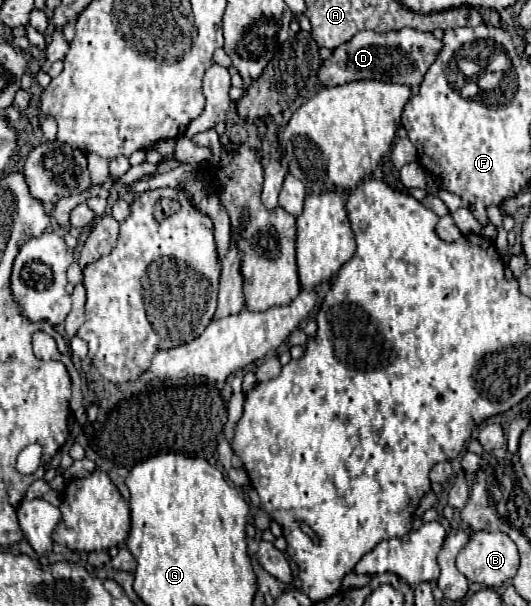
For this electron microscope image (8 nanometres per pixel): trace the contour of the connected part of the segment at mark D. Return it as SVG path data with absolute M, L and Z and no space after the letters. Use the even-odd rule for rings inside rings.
M401 28L377 34L373 30L357 32L349 42L337 46L317 72L321 86L341 86L355 80L379 80L405 86L419 86L427 68L441 52L441 42L431 32Z

